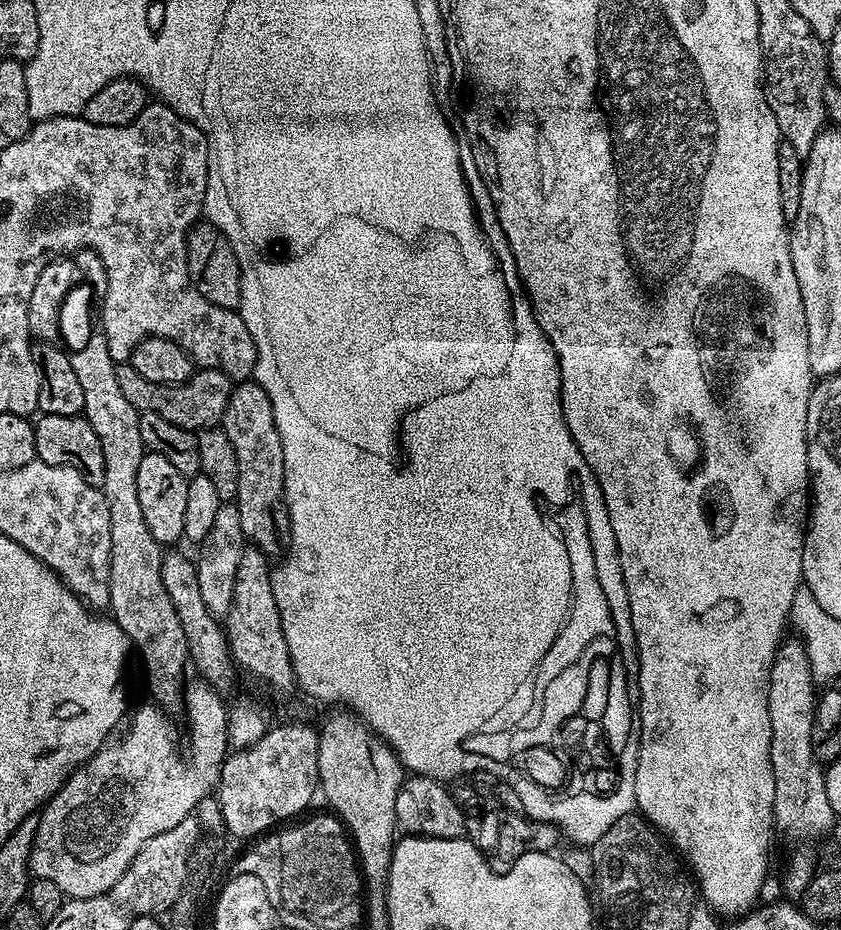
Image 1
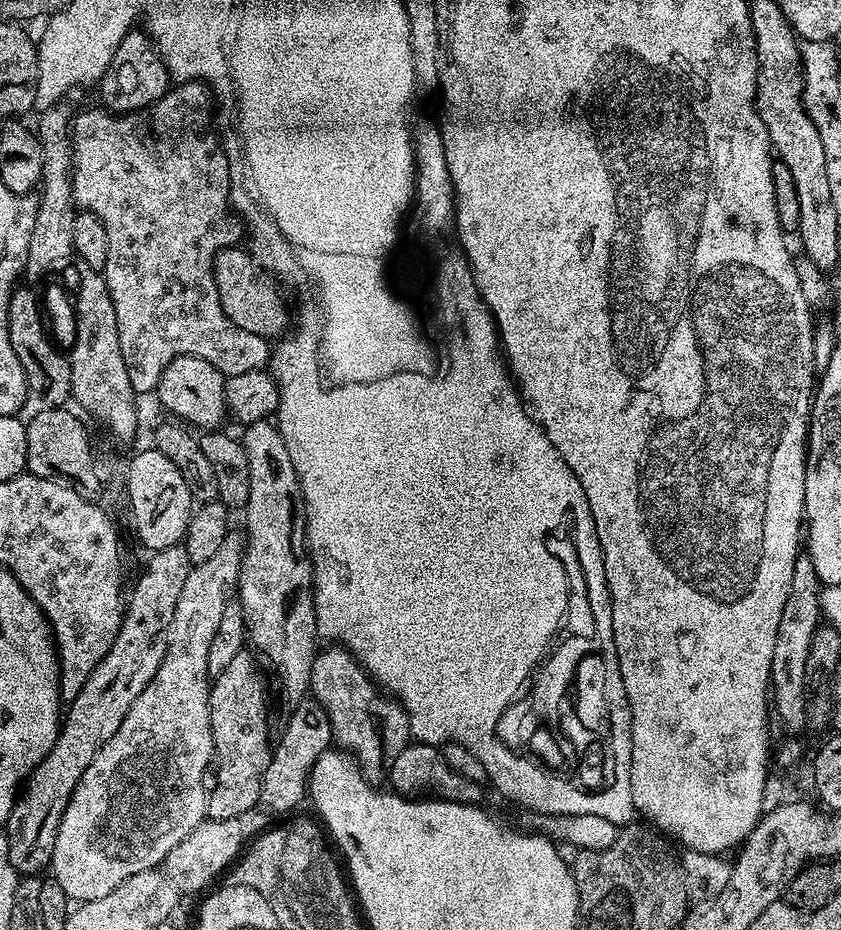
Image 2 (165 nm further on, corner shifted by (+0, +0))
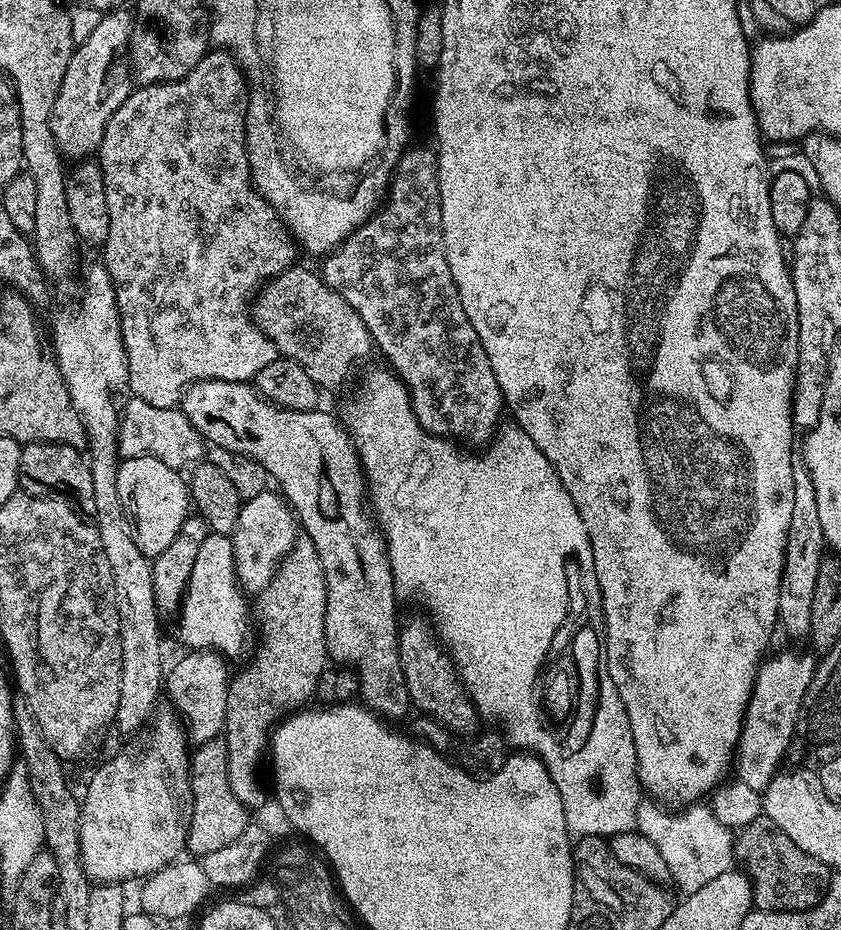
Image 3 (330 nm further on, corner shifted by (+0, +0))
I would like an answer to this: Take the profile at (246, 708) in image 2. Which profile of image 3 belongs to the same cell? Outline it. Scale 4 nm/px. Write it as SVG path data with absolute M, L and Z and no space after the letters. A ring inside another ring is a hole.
M224 739L207 740L191 753L190 790L194 806L186 848L193 857L203 858L206 854L214 854L214 850L222 850L222 846L230 846L230 842L234 842L234 838L238 838L238 834L242 834L242 830L246 830L250 823L249 809L238 802L238 798L234 798L234 790L230 790Z

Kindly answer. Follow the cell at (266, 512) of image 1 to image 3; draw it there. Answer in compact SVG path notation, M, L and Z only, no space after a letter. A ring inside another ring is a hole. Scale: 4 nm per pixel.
M303 534L297 535L294 546L286 554L284 561L278 566L274 578L270 578L270 582L267 586L255 597L254 620L255 623L256 620L260 623L260 645L257 646L256 653L253 654L252 661L249 662L248 668L242 669L237 676L235 673L228 681L226 722L224 723L224 731L222 733L222 739L226 742L226 774L230 776L230 790L234 790L234 798L238 798L238 802L242 802L245 808L249 810L255 810L255 808L260 808L264 804L264 784L260 781L260 763L262 763L263 760L265 763L266 757L269 755L272 729L276 727L281 717L289 710L299 709L301 706L307 705L309 701L313 699L318 678L330 664L330 657L326 650L326 638L324 637L324 631L326 630L326 578L322 574L322 562L318 558L318 550L314 550L314 542L310 542L308 536Z

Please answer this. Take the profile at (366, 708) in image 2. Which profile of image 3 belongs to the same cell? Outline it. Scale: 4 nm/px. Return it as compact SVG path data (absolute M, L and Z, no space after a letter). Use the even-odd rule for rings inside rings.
M199 380L185 390L184 397L180 399L178 407L181 412L186 414L190 426L194 426L194 430L198 430L198 434L204 437L209 445L217 444L226 450L234 450L246 458L254 458L254 462L262 465L268 471L269 477L274 481L275 487L279 489L284 499L288 501L299 527L302 529L303 535L308 536L310 542L314 542L314 550L318 550L318 558L322 562L322 574L326 578L326 630L324 631L326 650L329 657L337 665L352 669L356 677L360 679L358 696L364 707L371 708L377 716L388 722L396 722L392 720L396 720L399 716L404 716L407 712L410 712L406 678L402 674L402 658L400 657L400 624L398 623L398 619L396 620L396 603L398 603L398 597L396 595L392 571L390 570L390 562L388 561L388 546L384 535L380 532L379 524L370 515L370 508L366 503L368 485L364 479L364 468L360 464L360 455L356 453L356 447L351 436L348 435L347 427L341 421L339 424L330 413L323 412L323 410L303 412L302 410L280 408L276 404L272 404L269 400L264 399L256 391L255 387L248 382Z

